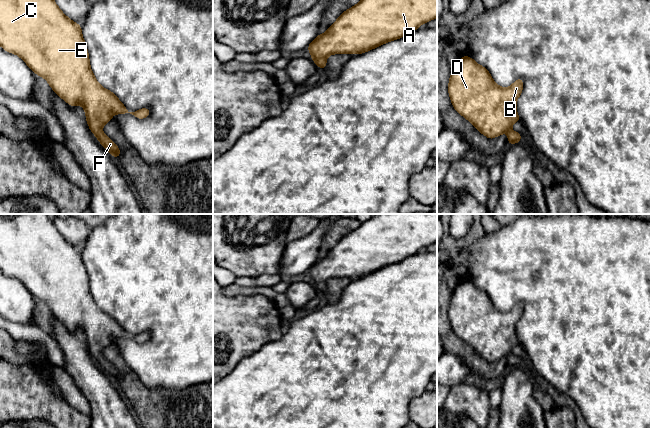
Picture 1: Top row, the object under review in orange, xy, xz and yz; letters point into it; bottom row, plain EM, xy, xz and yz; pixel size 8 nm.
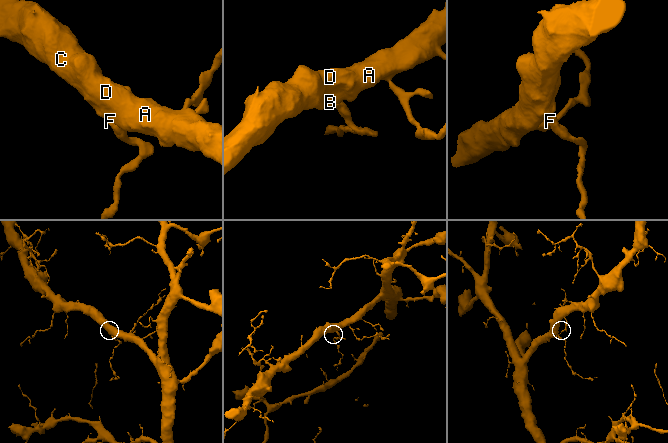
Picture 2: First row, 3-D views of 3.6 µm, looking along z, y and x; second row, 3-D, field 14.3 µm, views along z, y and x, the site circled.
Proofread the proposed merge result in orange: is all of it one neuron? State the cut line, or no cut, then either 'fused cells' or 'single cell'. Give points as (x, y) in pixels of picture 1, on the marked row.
no cut | single cell

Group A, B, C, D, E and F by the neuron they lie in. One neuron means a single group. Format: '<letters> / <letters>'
A B C D E F

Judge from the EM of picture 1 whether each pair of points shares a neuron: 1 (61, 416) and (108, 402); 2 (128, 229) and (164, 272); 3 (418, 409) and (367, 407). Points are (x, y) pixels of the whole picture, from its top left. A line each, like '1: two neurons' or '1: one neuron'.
1: two neurons
2: one neuron
3: two neurons

